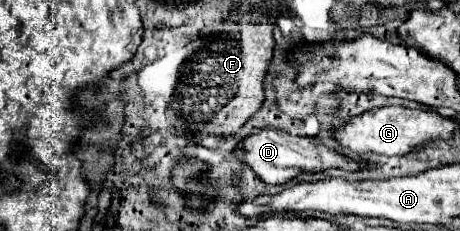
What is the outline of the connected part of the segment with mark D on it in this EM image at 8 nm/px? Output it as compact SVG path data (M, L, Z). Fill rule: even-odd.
M263 128L257 134L251 134L249 138L245 138L241 142L239 158L267 184L285 184L285 182L297 178L299 174L315 174L315 172L323 172L327 168L341 168L347 172L365 168L361 160L349 158L333 148L327 148L327 146L315 142L313 138L299 138L299 136L291 136L283 130L271 130L271 128Z

